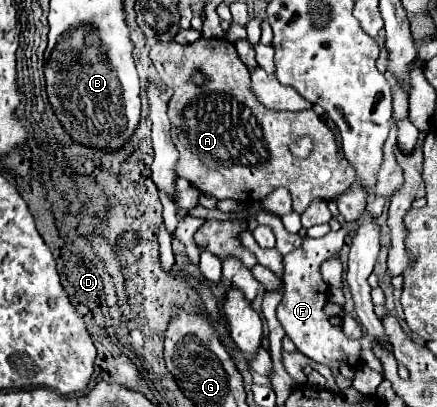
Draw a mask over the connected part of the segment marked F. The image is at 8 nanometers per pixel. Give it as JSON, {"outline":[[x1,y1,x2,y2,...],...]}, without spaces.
{"outline":[[354,221,344,225,339,232,329,232,321,238,305,238,305,242,297,250,285,254,285,258,283,258,285,294,283,294,281,304,277,306,277,318,301,354,305,354,307,358,311,358,317,364,331,366,331,368,339,368,341,364,349,364,355,368,361,362,359,360,361,342,347,338,341,328,337,328,329,322,329,316,323,310,327,304,329,284,325,284,321,278,321,264,333,252,341,250,343,238,349,231,357,230,358,226,358,222]]}

